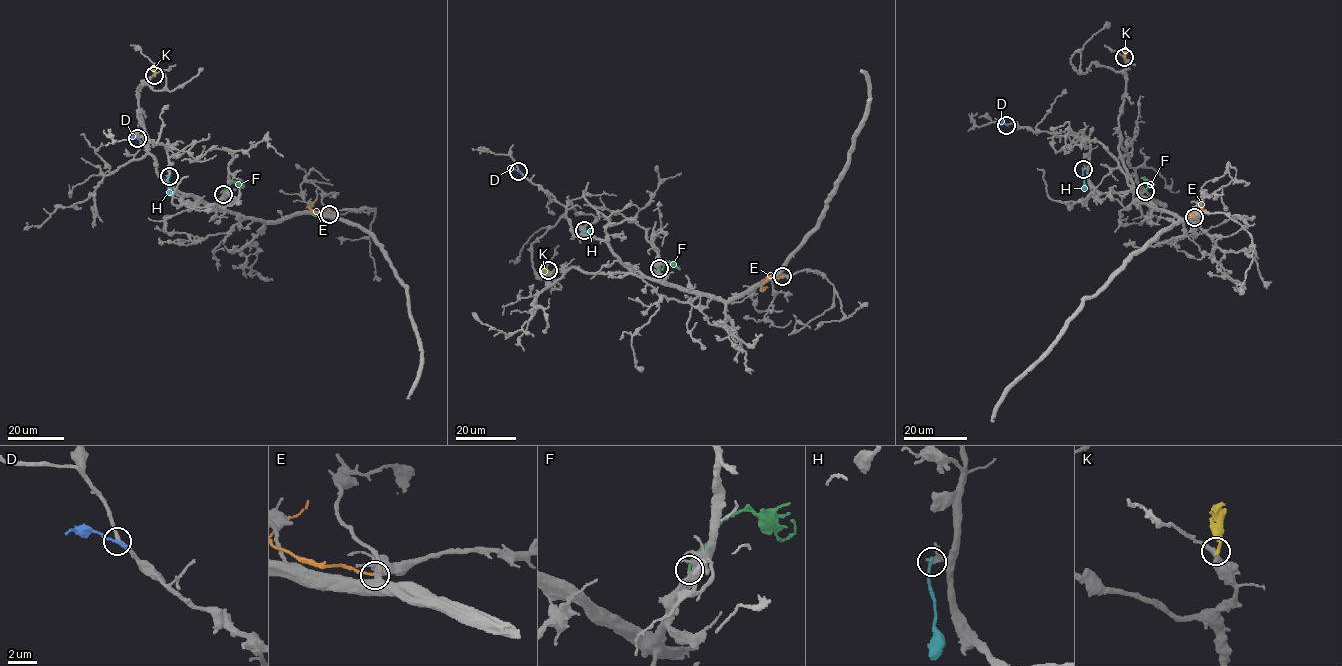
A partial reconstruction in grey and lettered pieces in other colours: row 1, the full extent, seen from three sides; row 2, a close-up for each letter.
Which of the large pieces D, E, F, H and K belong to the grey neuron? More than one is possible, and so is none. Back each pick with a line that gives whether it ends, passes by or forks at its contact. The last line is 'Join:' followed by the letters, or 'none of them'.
F: it ends
Join: F

